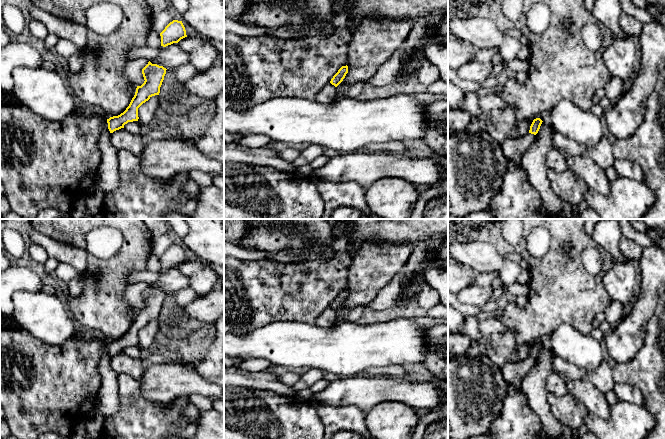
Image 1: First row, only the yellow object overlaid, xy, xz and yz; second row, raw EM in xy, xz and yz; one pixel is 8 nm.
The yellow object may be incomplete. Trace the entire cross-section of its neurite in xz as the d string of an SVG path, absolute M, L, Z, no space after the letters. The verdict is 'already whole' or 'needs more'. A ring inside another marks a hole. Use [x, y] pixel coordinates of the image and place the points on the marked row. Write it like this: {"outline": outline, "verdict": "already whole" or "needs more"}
{"outline": "M342 66L338 72L333 76L330 83L337 87L345 78L346 74L348 73L348 66Z", "verdict": "already whole"}

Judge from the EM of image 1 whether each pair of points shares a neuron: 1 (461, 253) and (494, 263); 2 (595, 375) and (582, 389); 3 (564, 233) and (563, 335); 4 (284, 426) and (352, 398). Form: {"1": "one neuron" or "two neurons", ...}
{"1": "one neuron", "2": "two neurons", "3": "two neurons", "4": "two neurons"}

